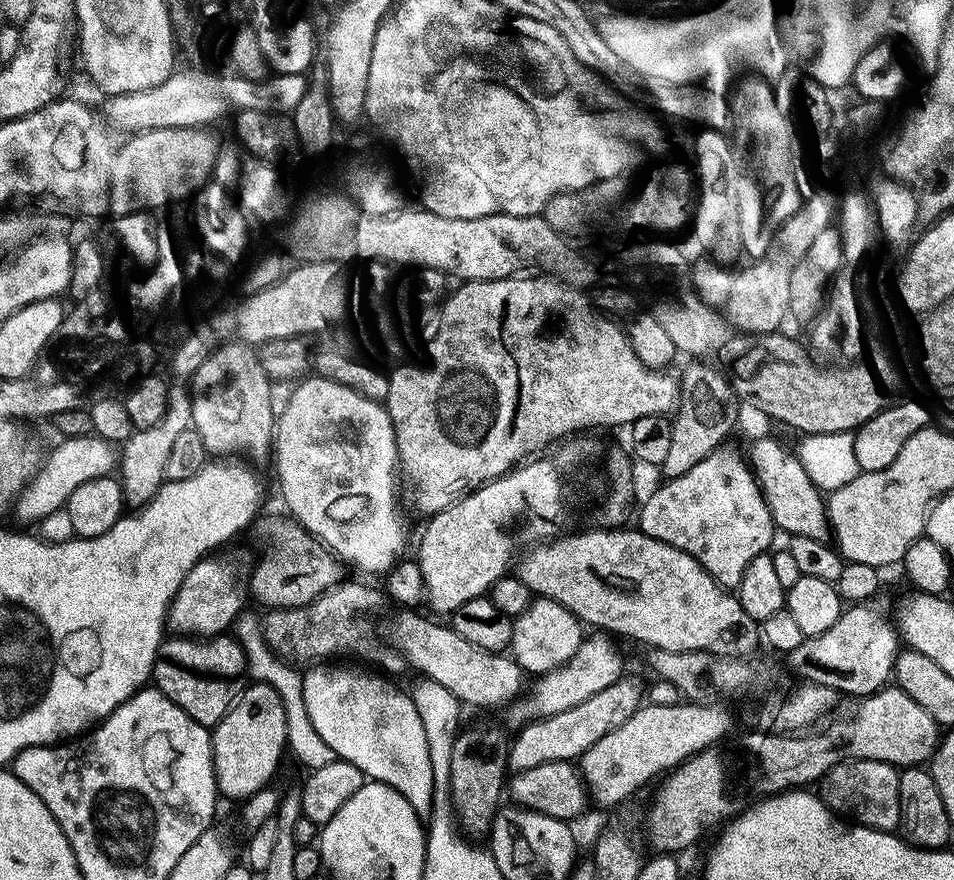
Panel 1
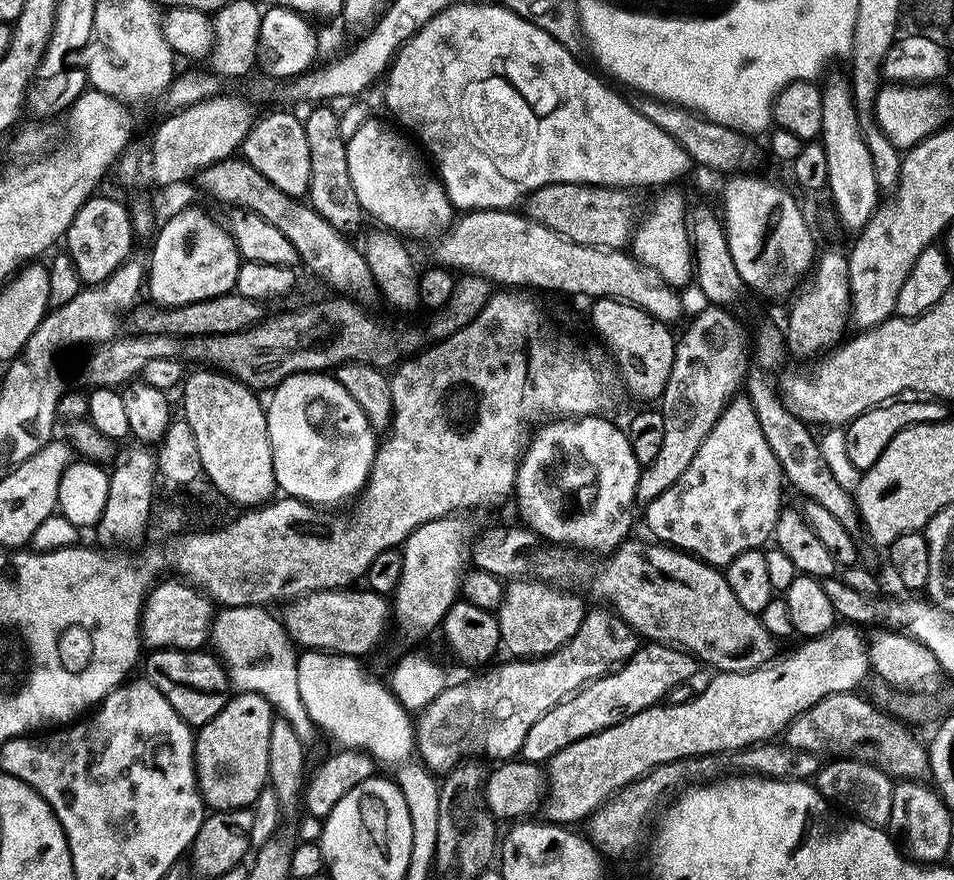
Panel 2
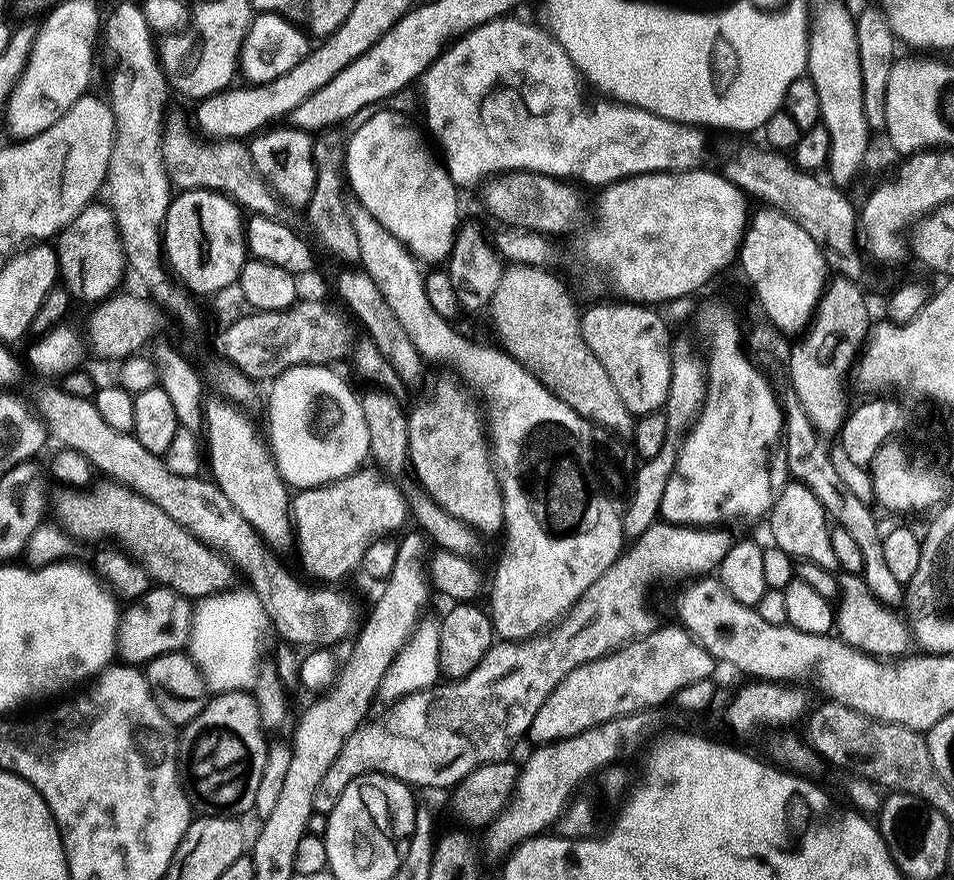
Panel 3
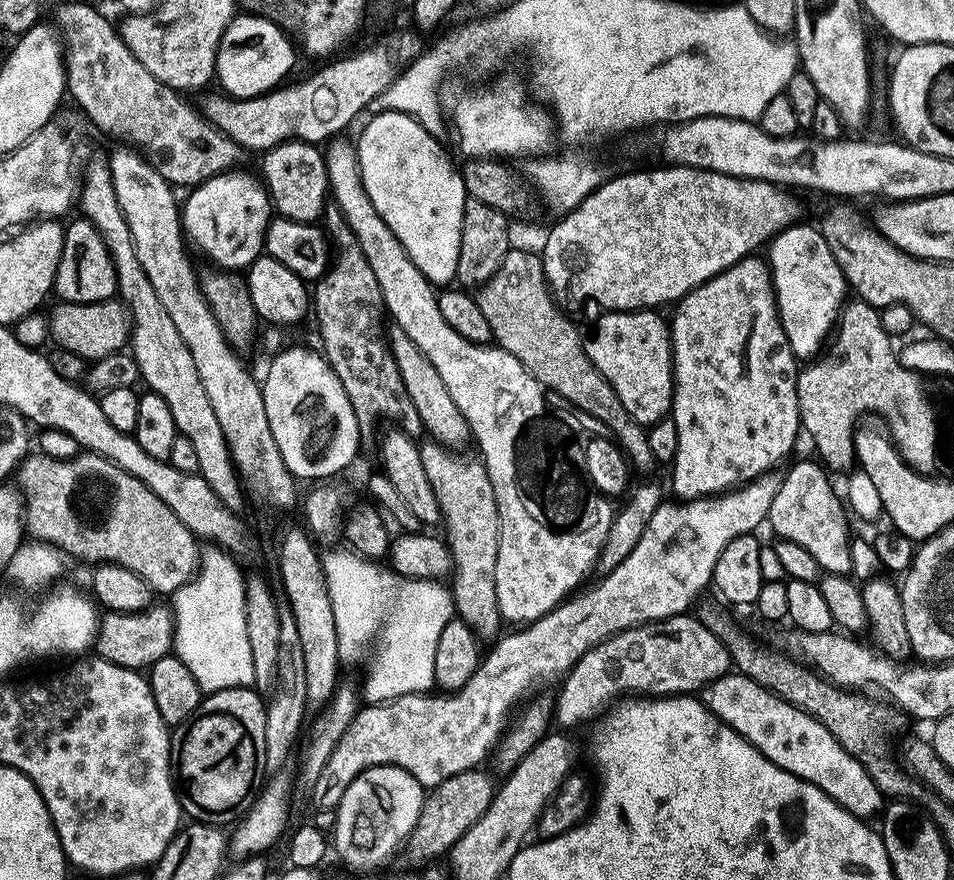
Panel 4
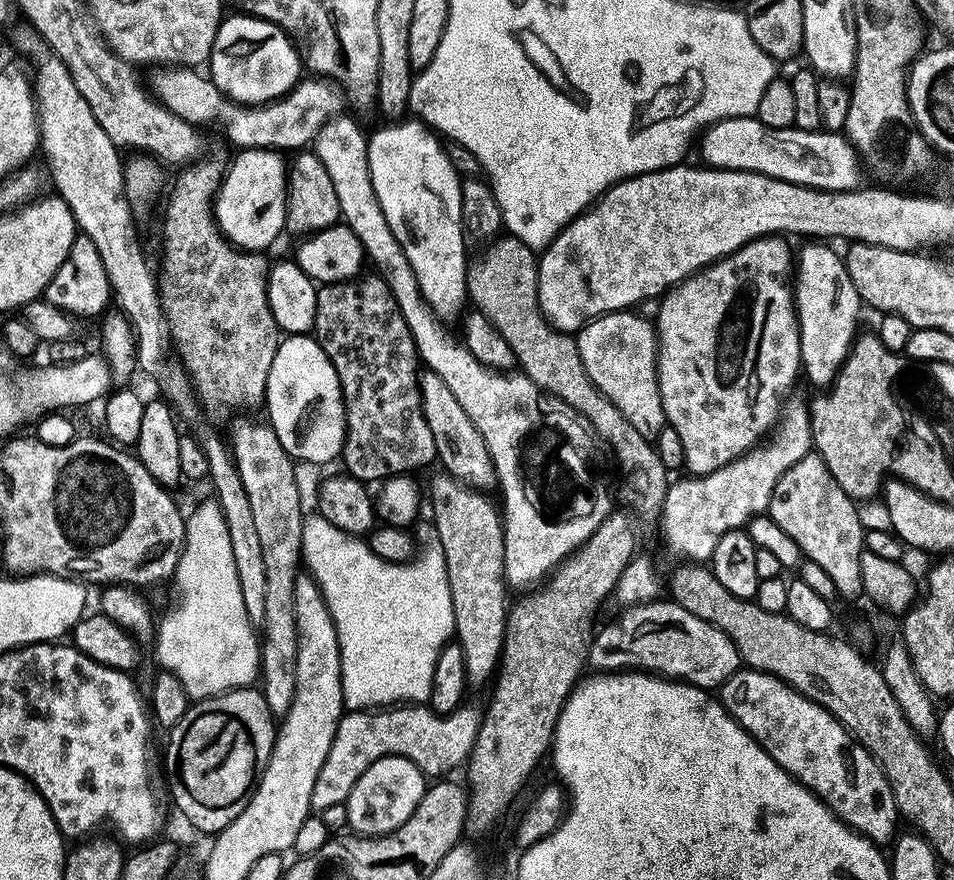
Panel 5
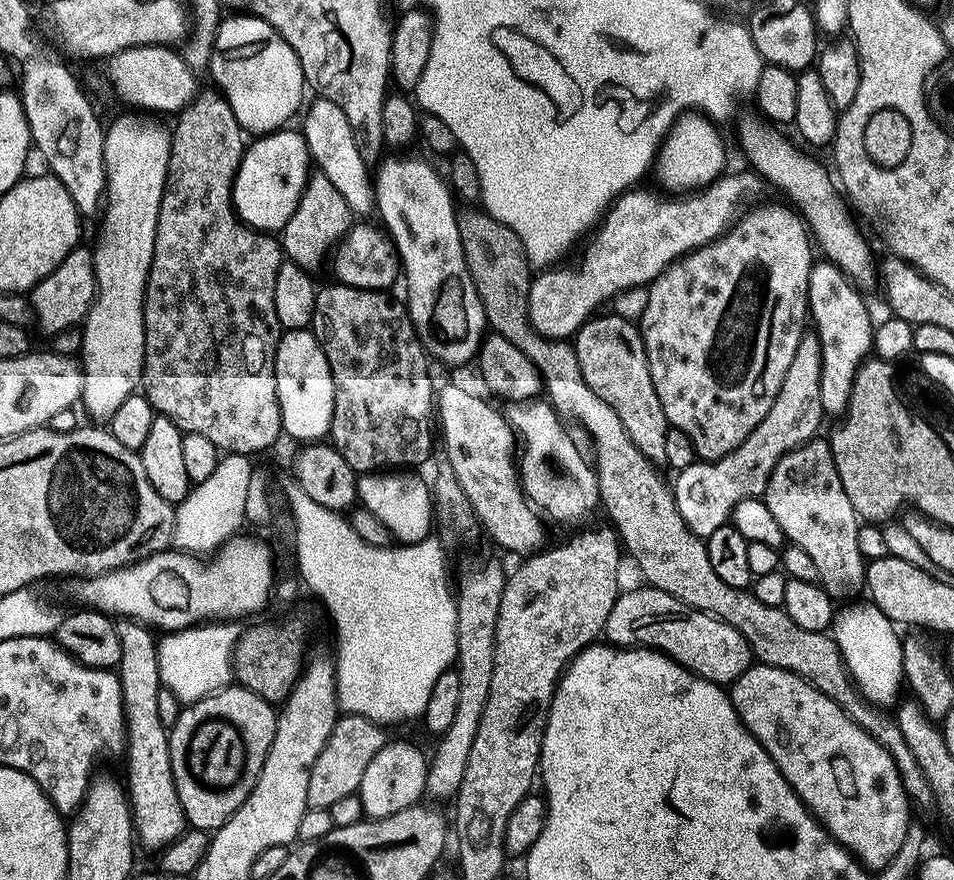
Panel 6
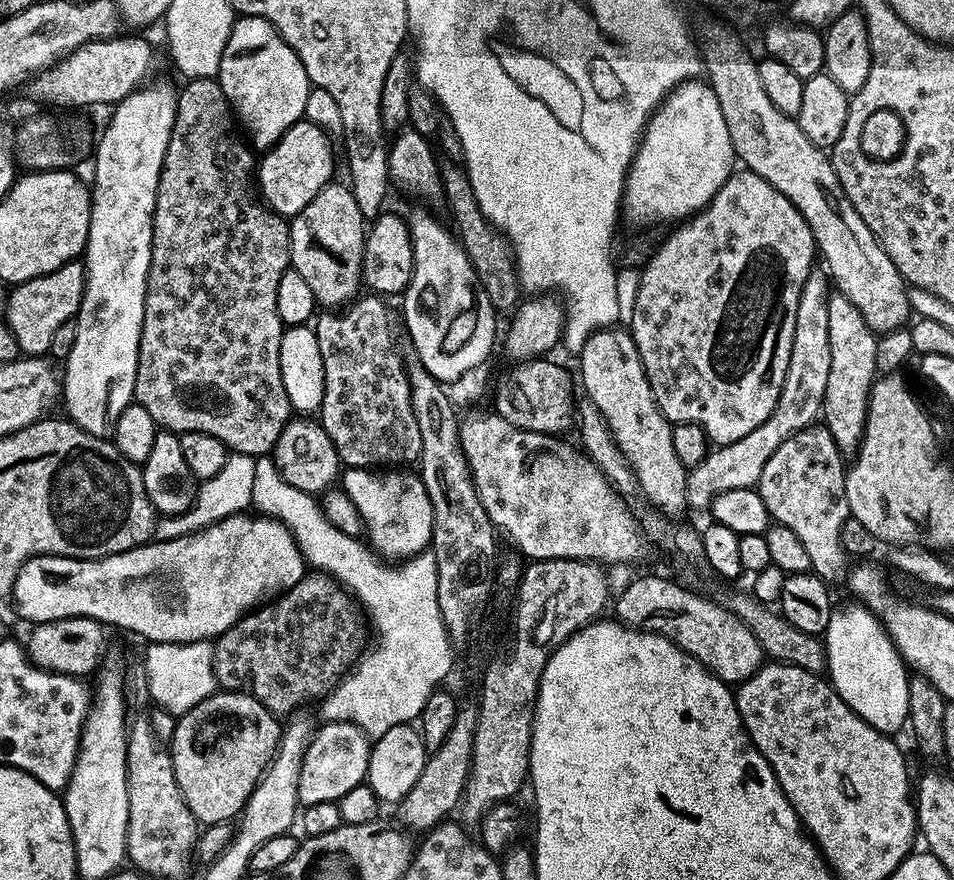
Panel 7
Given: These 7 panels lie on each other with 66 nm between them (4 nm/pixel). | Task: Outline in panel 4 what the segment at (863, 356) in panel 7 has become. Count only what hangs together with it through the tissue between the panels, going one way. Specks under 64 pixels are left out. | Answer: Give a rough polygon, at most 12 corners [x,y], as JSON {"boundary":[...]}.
{"boundary":[[787,228],[770,267],[797,361],[825,351],[849,303],[823,231]]}

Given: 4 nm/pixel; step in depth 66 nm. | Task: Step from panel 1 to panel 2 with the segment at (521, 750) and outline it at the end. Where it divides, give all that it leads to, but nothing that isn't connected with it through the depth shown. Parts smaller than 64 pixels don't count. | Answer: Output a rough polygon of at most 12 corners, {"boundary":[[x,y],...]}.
{"boundary":[[648,642],[569,696],[522,753],[562,750],[663,705],[695,681],[695,656]]}

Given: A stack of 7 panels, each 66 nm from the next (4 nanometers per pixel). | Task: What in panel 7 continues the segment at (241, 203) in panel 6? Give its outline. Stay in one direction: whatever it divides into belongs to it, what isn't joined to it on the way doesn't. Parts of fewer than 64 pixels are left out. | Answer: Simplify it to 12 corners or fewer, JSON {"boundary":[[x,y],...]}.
{"boundary":[[291,127],[256,171],[258,192],[293,220],[333,181],[329,135]]}

